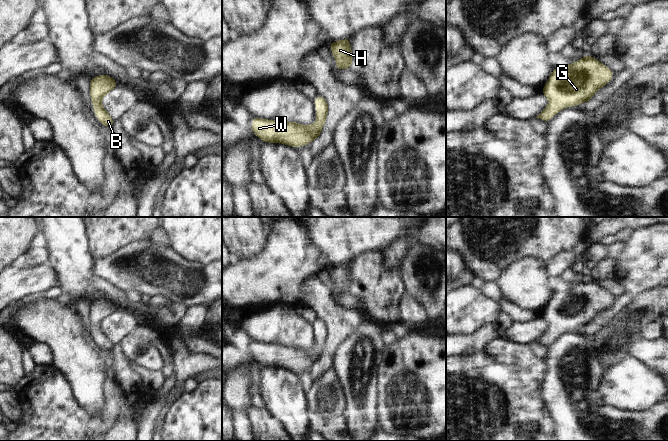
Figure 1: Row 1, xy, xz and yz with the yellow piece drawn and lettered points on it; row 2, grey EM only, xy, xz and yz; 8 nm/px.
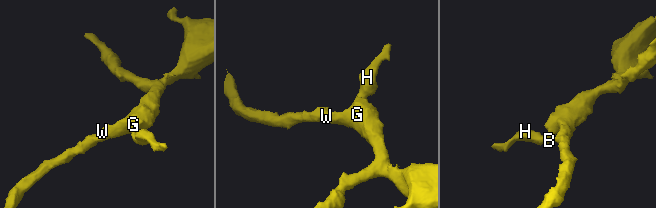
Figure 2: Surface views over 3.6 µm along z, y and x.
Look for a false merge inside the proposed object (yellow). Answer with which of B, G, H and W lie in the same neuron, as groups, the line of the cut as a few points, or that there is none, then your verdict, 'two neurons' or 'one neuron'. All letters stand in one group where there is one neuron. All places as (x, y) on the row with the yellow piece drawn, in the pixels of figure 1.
groups B G H W; cut none; one neuron

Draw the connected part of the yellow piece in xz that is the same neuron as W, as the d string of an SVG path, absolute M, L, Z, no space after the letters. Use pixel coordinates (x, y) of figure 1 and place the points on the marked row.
M325 97L314 98L317 122L310 126L281 120L252 119L252 130L264 142L279 142L293 147L301 147L318 138L326 122L328 105Z

